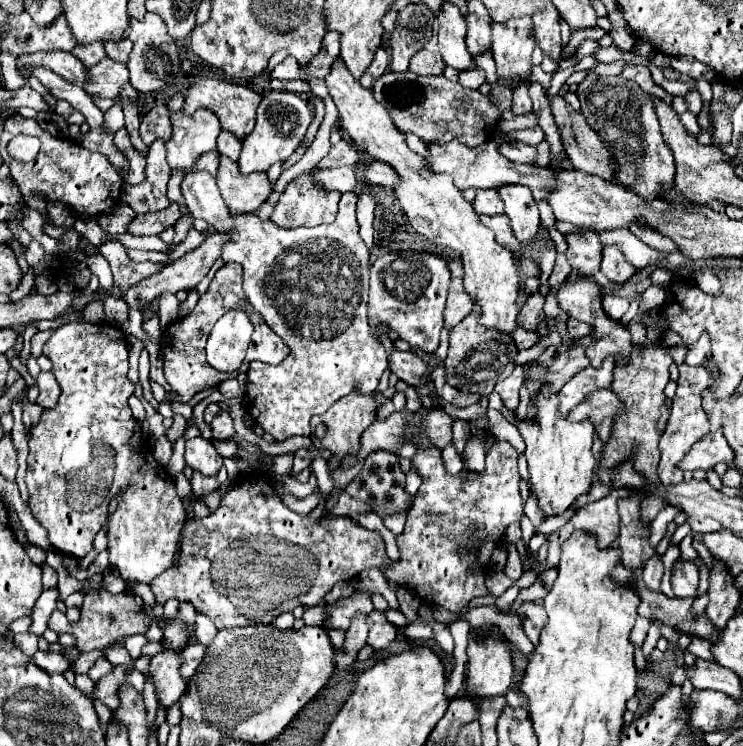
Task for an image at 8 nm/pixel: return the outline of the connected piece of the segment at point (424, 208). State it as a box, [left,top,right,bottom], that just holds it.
[325,58,519,334]

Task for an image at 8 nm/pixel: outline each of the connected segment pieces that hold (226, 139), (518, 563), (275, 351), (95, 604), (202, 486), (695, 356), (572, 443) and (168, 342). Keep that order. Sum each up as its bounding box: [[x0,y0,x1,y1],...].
[[217,132,241,160],[504,543,524,581],[251,314,289,364],[49,590,153,652],[191,468,227,496],[685,332,711,366],[519,384,595,516],[161,264,253,402]]

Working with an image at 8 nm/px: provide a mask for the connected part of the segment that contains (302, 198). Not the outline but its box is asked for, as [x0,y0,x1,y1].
[271,172,341,228]

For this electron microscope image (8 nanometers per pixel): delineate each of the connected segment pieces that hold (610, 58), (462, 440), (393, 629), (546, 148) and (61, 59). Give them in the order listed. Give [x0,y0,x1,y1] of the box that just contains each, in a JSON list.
[[594,45,633,63],[453,420,469,461],[367,610,397,650],[535,141,550,167],[17,52,91,88]]

